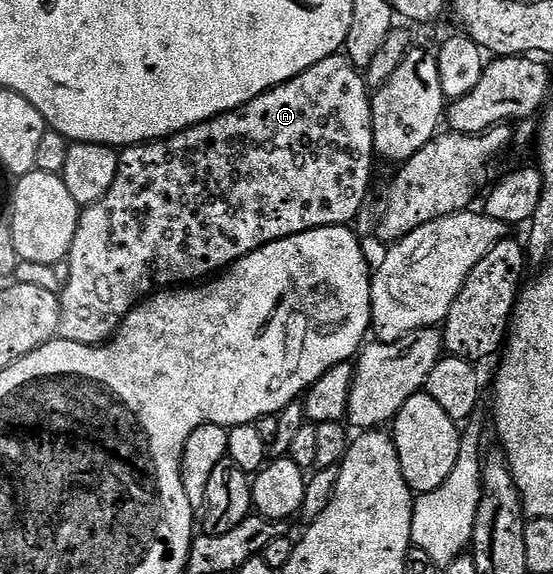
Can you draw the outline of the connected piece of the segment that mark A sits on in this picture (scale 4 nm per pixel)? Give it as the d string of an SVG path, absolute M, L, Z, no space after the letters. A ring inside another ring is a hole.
M340 52L313 64L313 68L301 72L293 80L249 100L249 104L241 108L205 120L168 138L158 138L155 142L142 142L136 146L126 147L119 156L117 180L113 180L113 188L109 188L109 192L105 192L105 196L101 196L97 204L82 207L79 215L77 236L73 236L73 244L65 263L67 283L59 294L61 320L58 337L86 346L106 343L119 329L124 316L160 288L175 288L180 284L195 284L200 280L210 279L226 270L232 262L270 242L306 230L354 223L359 217L359 211L364 209L366 202L363 201L366 200L367 189L371 186L371 161L376 161L377 158L373 140L371 100L372 95L369 93L366 77L361 73L360 67L351 63L346 53Z

